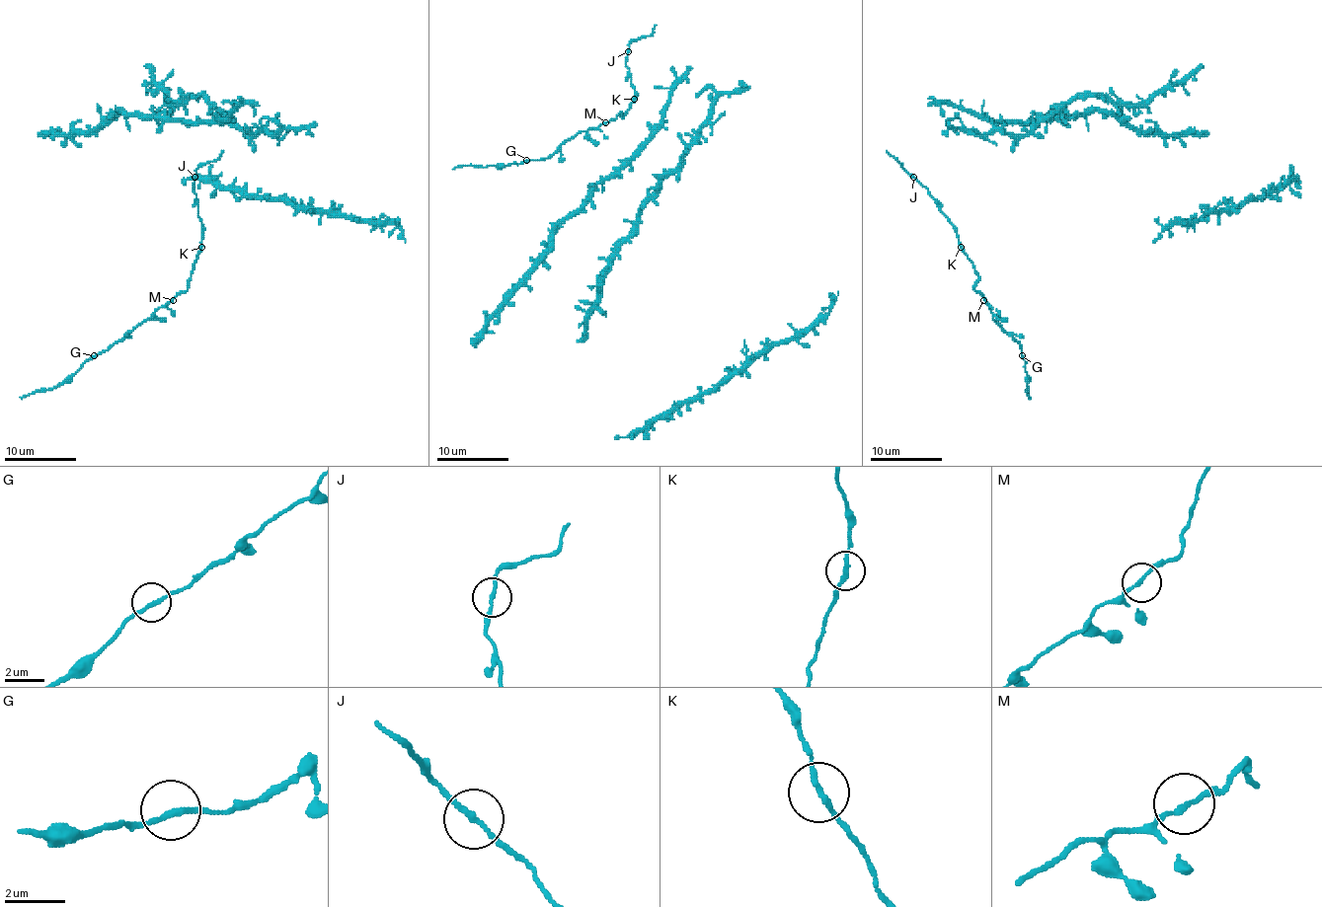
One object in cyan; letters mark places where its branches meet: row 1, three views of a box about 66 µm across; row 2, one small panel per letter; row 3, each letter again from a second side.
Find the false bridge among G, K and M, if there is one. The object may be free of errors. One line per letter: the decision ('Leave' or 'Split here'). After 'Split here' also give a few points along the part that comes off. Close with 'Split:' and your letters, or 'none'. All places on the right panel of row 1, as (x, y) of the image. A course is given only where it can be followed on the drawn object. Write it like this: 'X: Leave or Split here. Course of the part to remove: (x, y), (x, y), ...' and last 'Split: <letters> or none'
G: Leave
K: Leave
M: Leave
Split: none

